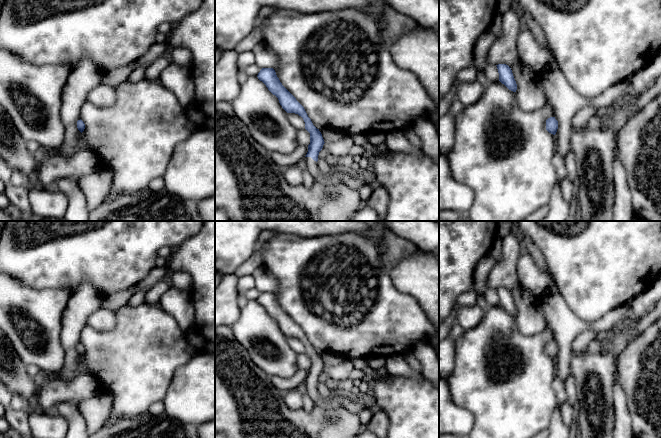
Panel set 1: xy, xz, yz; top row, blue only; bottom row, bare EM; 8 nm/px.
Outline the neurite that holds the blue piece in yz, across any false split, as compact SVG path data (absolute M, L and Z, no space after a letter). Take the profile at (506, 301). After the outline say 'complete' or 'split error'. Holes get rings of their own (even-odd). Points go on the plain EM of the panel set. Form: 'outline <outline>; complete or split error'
outline M498 288L496 290L499 297L499 305L504 308L509 314L516 316L517 308L511 292L506 288Z; complete

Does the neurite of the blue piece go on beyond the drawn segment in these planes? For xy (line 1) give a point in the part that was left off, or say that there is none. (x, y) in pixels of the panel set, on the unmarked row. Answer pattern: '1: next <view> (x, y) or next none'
1: next none

